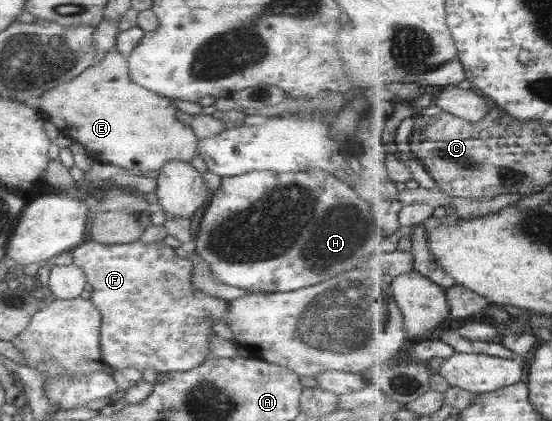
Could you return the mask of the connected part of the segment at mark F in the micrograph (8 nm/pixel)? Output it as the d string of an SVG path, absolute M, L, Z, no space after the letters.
M134 240L122 245L101 245L82 241L71 251L72 264L83 271L90 303L99 311L99 348L101 359L112 369L132 367L138 371L152 369L157 374L188 371L198 367L208 356L211 338L210 322L225 321L228 302L193 288L192 263L174 255L162 241L142 244Z

